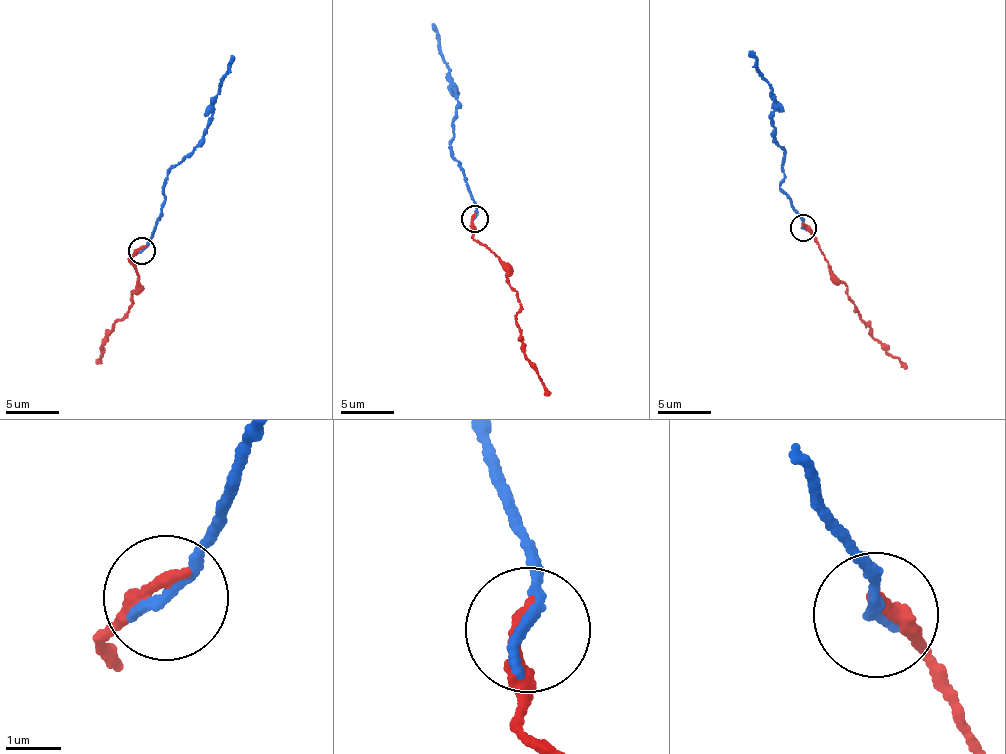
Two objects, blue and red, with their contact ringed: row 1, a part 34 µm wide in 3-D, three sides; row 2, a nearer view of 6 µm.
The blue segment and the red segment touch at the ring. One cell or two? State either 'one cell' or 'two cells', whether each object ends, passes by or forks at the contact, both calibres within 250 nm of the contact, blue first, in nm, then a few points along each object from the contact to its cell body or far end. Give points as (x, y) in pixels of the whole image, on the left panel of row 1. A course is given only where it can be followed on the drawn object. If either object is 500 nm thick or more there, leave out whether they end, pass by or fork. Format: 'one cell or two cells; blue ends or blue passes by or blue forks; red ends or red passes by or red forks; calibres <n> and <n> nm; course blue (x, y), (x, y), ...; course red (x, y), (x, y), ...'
one cell; blue ends; red ends; calibres 240 and 320 nm; course blue (141, 252), (162, 212), (164, 178), (169, 167), (183, 161), (203, 137), (209, 99), (234, 56); course red (141, 249), (131, 259), (138, 286), (131, 308), (114, 323), (102, 346), (99, 364)

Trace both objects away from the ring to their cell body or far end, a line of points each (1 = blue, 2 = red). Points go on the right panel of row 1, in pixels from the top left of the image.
1: (802, 228), (800, 216), (782, 188), (785, 149), (779, 146), (773, 129), (771, 84), (749, 51)
2: (802, 225), (812, 235), (830, 264), (830, 274), (848, 288), (853, 303), (873, 337), (907, 369)

